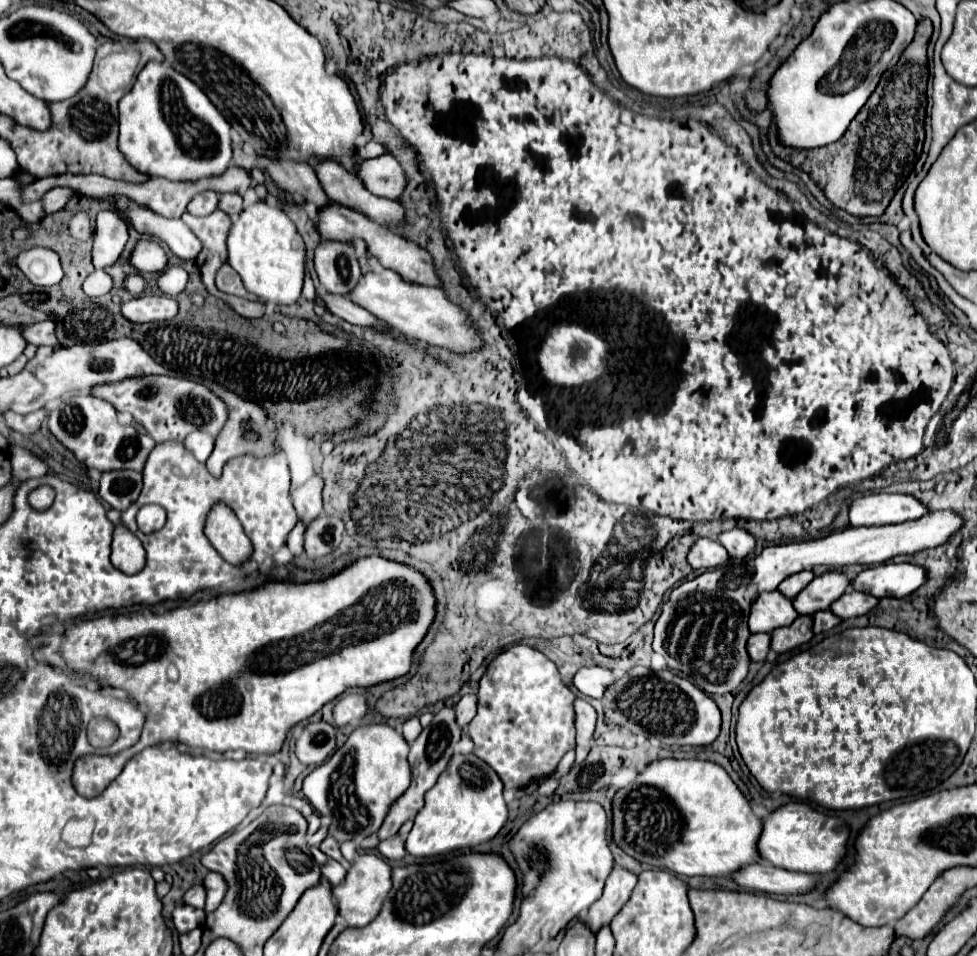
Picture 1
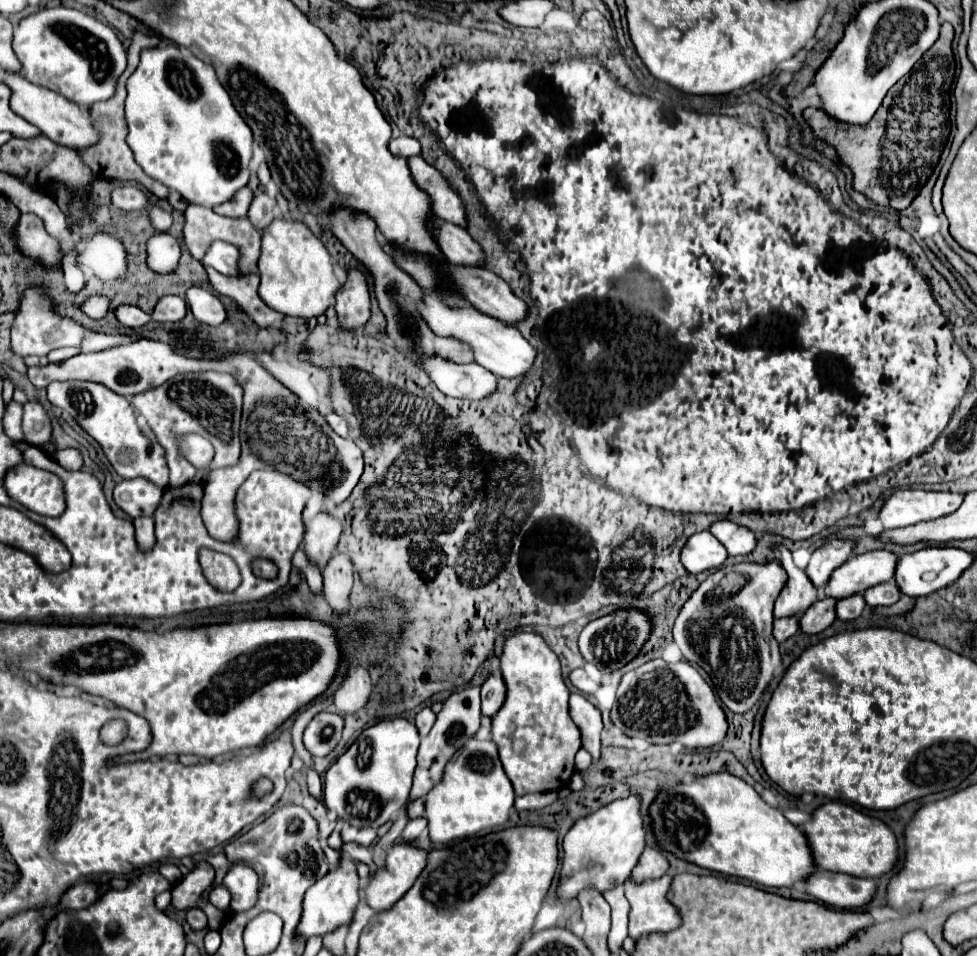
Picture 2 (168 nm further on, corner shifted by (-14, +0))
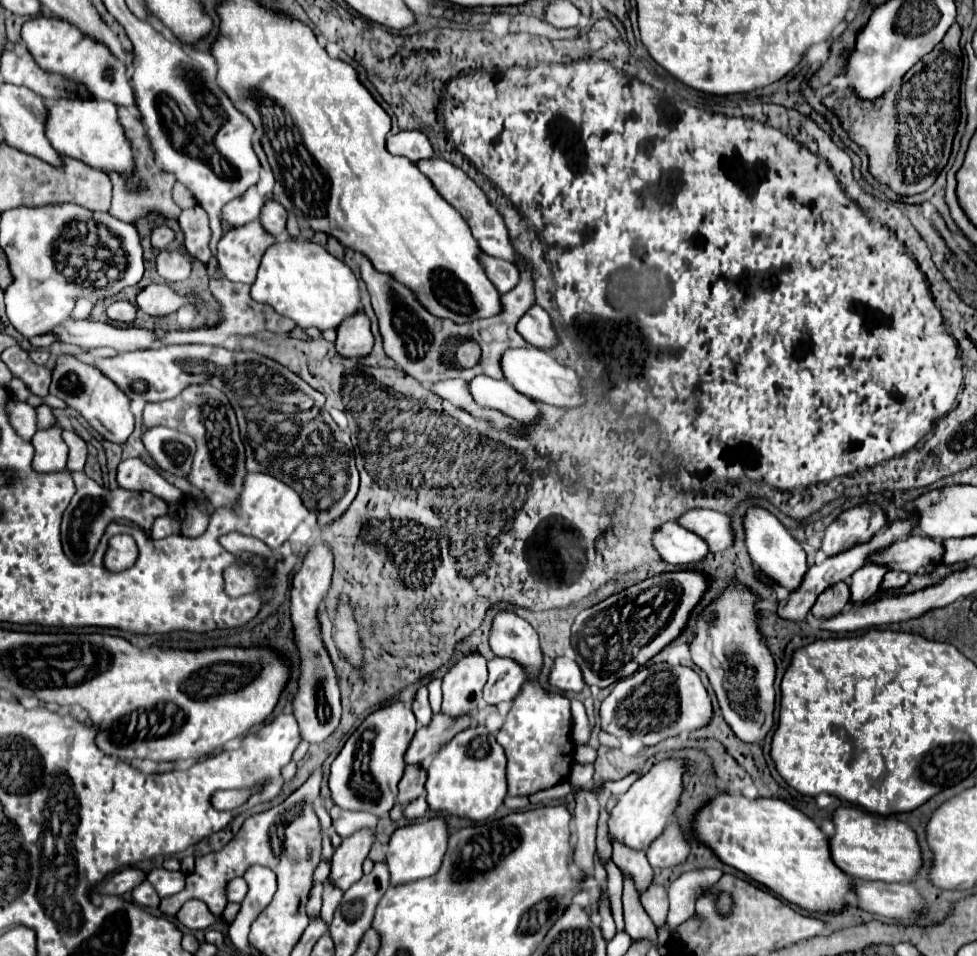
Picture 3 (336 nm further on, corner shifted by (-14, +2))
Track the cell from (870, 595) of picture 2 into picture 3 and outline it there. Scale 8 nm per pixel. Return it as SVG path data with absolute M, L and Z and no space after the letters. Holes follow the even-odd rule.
M890 570L890 572L886 572L886 576L884 576L882 584L880 584L880 592L884 592L884 590L894 590L894 588L904 588L904 586L908 584L908 580L910 580L908 574Z

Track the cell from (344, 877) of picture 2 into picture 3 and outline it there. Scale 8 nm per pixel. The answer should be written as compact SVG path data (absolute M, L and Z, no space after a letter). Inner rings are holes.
M360 830L350 838L344 838L344 842L336 848L332 856L332 872L328 880L342 892L356 884L362 878L362 862L368 856L370 846L372 846L370 830Z

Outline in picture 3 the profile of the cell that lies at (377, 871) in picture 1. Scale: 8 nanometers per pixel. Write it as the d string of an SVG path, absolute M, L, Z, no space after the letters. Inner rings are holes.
M432 818L432 820L422 820L422 822L414 822L408 824L404 828L398 828L392 838L390 838L390 846L386 852L386 862L390 868L390 876L392 876L392 886L402 886L420 878L428 878L432 874L436 874L436 870L440 868L444 850L448 844L448 830L442 818Z

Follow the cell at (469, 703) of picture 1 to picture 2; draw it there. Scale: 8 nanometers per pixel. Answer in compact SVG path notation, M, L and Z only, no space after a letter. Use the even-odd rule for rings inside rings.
M500 672L490 674L482 684L482 714L494 716L506 700L506 684Z

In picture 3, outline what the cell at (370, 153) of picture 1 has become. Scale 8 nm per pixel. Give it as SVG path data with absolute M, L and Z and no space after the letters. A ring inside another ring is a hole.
M410 130L410 132L398 132L396 136L390 136L386 140L386 148L390 154L398 154L398 156L406 156L410 162L418 162L422 158L432 158L432 144L428 142L428 138L424 134L420 134L418 130Z

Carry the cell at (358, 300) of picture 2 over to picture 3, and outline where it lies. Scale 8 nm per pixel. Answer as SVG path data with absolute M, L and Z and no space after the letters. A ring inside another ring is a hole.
M364 308L356 310L354 314L346 316L340 322L336 350L342 356L348 356L348 358L366 356L372 350L372 344L374 344L374 338L370 332L370 318L366 316Z

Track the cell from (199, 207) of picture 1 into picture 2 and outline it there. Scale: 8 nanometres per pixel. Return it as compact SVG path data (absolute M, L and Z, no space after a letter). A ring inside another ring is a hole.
M246 186L246 188L242 188L232 200L216 206L214 212L220 214L220 216L228 216L228 218L244 218L244 216L248 214L248 208L250 208L252 198L254 198L254 194L252 194L252 190Z

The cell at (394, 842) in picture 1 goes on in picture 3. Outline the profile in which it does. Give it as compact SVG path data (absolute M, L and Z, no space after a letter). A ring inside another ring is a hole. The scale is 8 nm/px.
M420 796L416 802L410 802L406 808L404 808L404 816L406 820L414 822L418 818L424 818L428 814L428 804L426 804L426 796Z

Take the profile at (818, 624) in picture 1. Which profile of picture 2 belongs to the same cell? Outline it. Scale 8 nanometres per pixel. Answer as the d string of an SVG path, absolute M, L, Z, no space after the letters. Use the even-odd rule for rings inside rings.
M856 594L856 596L848 596L844 600L838 600L836 604L836 614L840 620L854 620L862 614L864 610L864 596L862 594Z

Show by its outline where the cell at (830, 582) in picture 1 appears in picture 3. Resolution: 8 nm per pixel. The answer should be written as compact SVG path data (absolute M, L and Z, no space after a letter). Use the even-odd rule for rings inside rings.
M908 536L904 540L892 542L890 546L872 552L866 564L876 562L878 566L888 566L890 570L916 574L930 562L938 560L942 554L942 544L928 536Z

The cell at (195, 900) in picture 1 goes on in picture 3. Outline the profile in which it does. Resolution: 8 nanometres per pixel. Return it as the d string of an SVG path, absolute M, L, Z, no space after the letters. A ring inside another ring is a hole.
M232 878L228 884L226 884L226 898L228 902L240 902L246 894L246 886L244 886L244 880L242 878Z

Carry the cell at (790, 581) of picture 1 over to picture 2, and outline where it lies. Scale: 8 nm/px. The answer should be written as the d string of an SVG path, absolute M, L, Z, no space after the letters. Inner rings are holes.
M842 538L828 540L828 542L824 542L824 546L814 550L812 558L810 558L810 564L806 568L812 584L816 588L824 586L828 582L830 574L852 556L852 550L854 550L854 542L852 540L842 540Z

